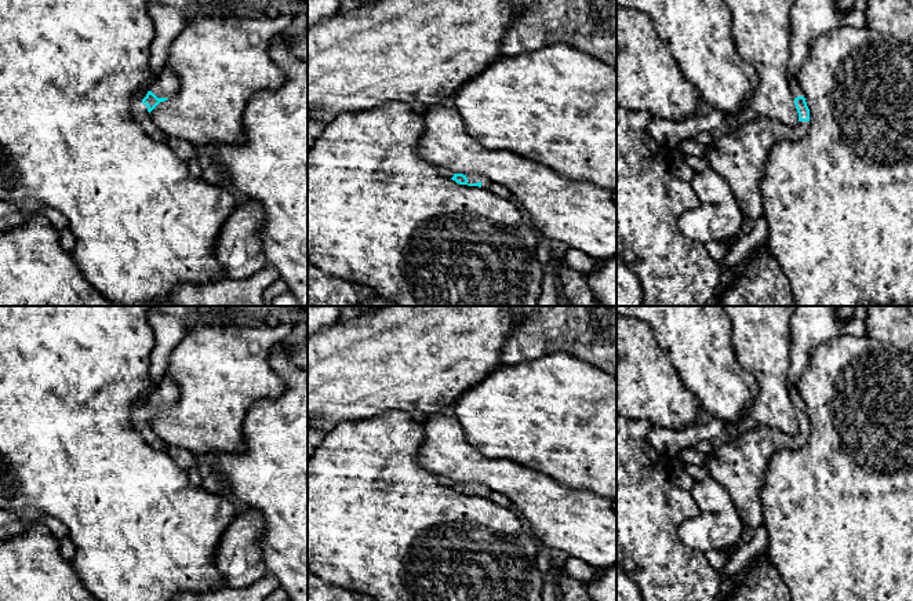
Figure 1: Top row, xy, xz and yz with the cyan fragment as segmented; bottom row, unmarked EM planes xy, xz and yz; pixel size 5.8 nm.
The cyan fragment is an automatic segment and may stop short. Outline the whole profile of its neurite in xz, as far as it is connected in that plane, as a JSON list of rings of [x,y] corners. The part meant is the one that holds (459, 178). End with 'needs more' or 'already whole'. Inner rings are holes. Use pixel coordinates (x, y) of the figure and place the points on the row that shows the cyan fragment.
[[[454,174],[454,176],[451,179],[459,185],[481,187],[481,176],[480,175]]] | needs more

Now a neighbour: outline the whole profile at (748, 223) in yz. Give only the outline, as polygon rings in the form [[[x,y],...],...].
[[[745,216],[741,232],[734,237],[723,240],[723,243],[727,244],[730,248],[732,248],[739,237],[742,237],[742,236],[745,236],[745,234],[752,232],[753,225],[754,225],[754,222],[750,218]]]

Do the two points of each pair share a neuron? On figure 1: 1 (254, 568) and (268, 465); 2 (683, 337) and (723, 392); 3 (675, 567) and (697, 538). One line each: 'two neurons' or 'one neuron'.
1: two neurons
2: one neuron
3: two neurons

